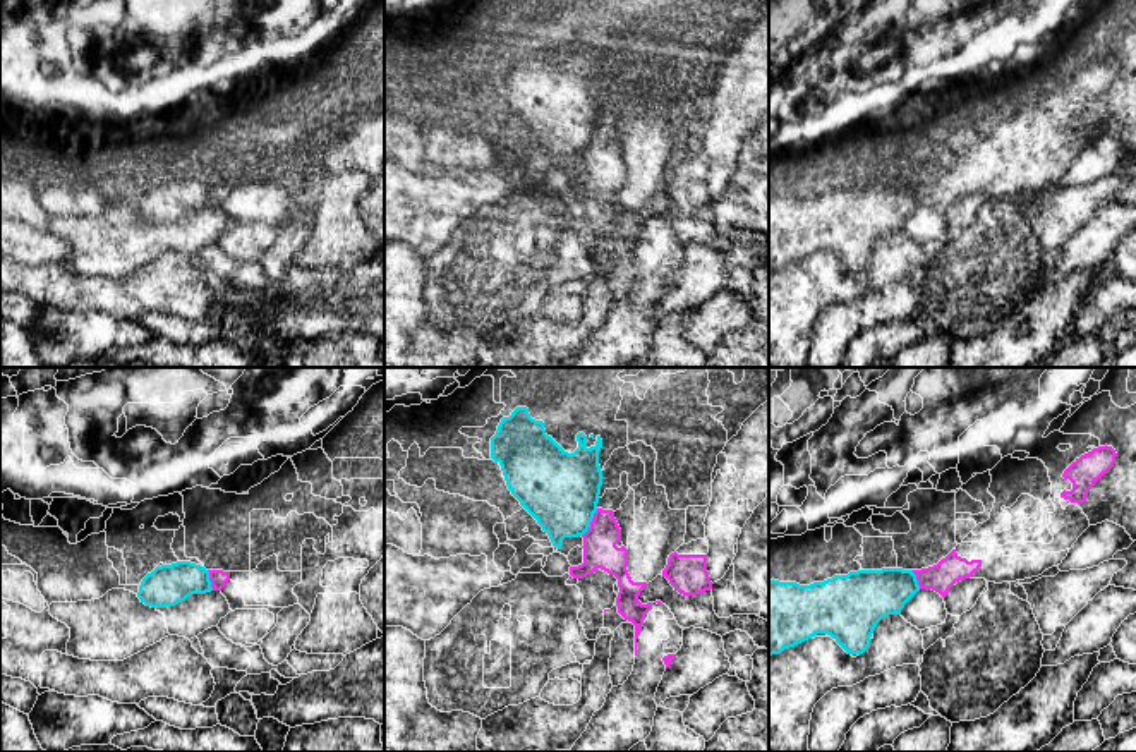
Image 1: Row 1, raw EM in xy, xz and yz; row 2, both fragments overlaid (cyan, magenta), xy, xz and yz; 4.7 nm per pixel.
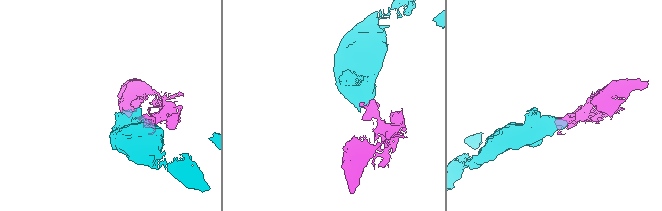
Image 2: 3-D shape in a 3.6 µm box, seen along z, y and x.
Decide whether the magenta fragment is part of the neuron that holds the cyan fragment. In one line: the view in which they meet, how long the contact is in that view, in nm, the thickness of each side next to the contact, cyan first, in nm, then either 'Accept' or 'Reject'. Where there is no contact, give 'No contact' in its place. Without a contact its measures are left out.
Touches cyan in xz. Shared border 150 nm. Thickness 360 nm (cyan) against 160 nm. Reject

